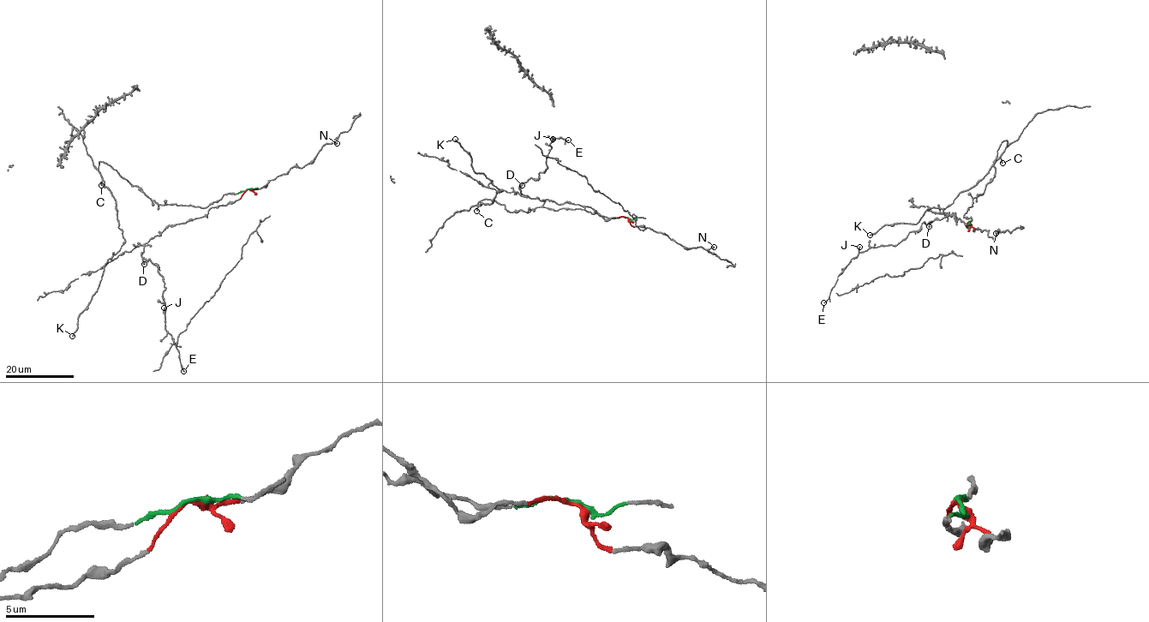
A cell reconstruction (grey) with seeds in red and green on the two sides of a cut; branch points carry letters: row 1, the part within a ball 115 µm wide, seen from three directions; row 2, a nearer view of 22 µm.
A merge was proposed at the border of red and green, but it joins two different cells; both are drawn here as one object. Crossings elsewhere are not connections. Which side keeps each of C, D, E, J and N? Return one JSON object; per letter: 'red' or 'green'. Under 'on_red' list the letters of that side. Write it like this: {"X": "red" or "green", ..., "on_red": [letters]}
{"C": "green", "D": "red", "E": "red", "J": "red", "N": "red", "on_red": ["D", "E", "J", "N"]}

